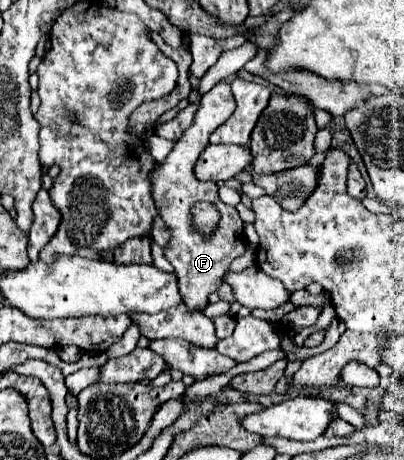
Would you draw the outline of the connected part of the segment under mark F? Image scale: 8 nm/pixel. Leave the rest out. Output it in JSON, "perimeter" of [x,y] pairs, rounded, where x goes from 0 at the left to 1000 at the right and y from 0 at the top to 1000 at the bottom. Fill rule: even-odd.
{"perimeter":[[[559,180],[530,185],[495,215],[495,233],[485,241],[485,259],[480,259],[475,276],[465,276],[465,285],[455,285],[455,293],[431,311],[416,346],[391,354],[386,367],[376,367],[376,380],[366,380],[366,389],[376,398],[376,433],[386,441],[396,472],[411,485],[411,498],[421,502],[421,528],[406,541],[406,559],[431,580],[431,593],[441,607],[441,633],[465,672],[495,672],[495,676],[510,672],[515,641],[540,633],[564,576],[584,559],[604,554],[604,546],[614,537],[614,524],[604,511],[604,489],[589,472],[589,459],[569,446],[554,446],[540,433],[535,402],[520,402],[515,393],[490,393],[475,376],[475,363],[480,363],[495,328],[515,315],[520,289],[574,250],[579,233],[584,233],[584,224],[574,215],[569,185],[559,185]],[[500,433],[530,441],[550,467],[545,489],[535,493],[535,515],[525,515],[525,524],[495,524],[495,515],[475,502],[470,446],[485,437],[500,437]]]}

